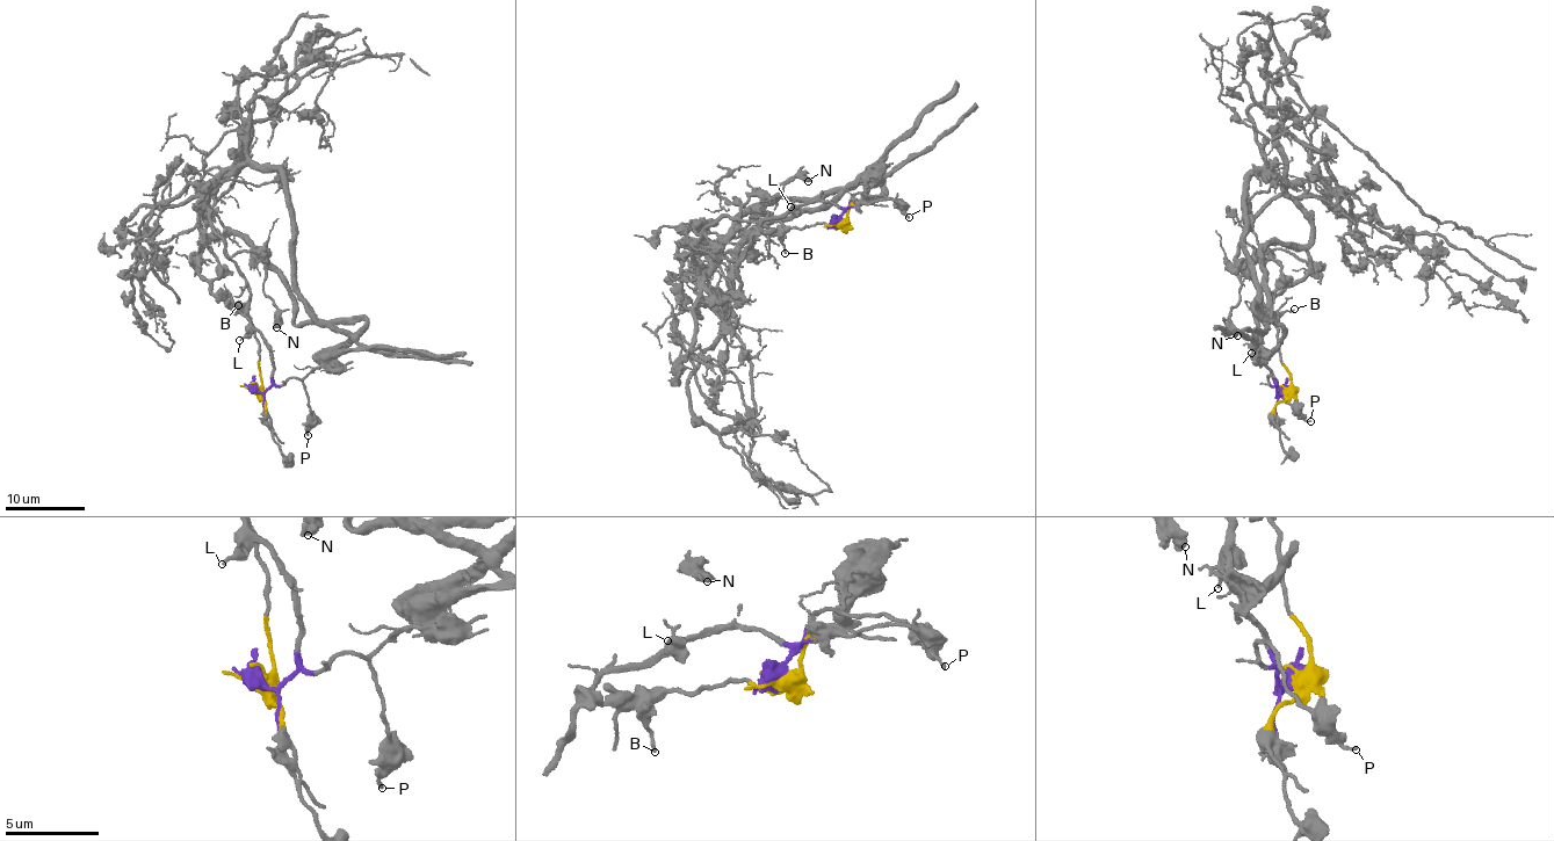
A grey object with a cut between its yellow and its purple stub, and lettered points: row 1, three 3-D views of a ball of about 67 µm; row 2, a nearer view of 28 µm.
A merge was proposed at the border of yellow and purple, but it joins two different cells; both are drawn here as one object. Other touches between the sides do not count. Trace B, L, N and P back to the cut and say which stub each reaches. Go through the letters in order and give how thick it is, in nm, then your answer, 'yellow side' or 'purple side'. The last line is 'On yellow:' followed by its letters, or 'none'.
B: calibre 160 nm; yellow side
L: calibre 190 nm; purple side
N: calibre 550 nm; yellow side
P: calibre 150 nm; purple side
On yellow: B, N

